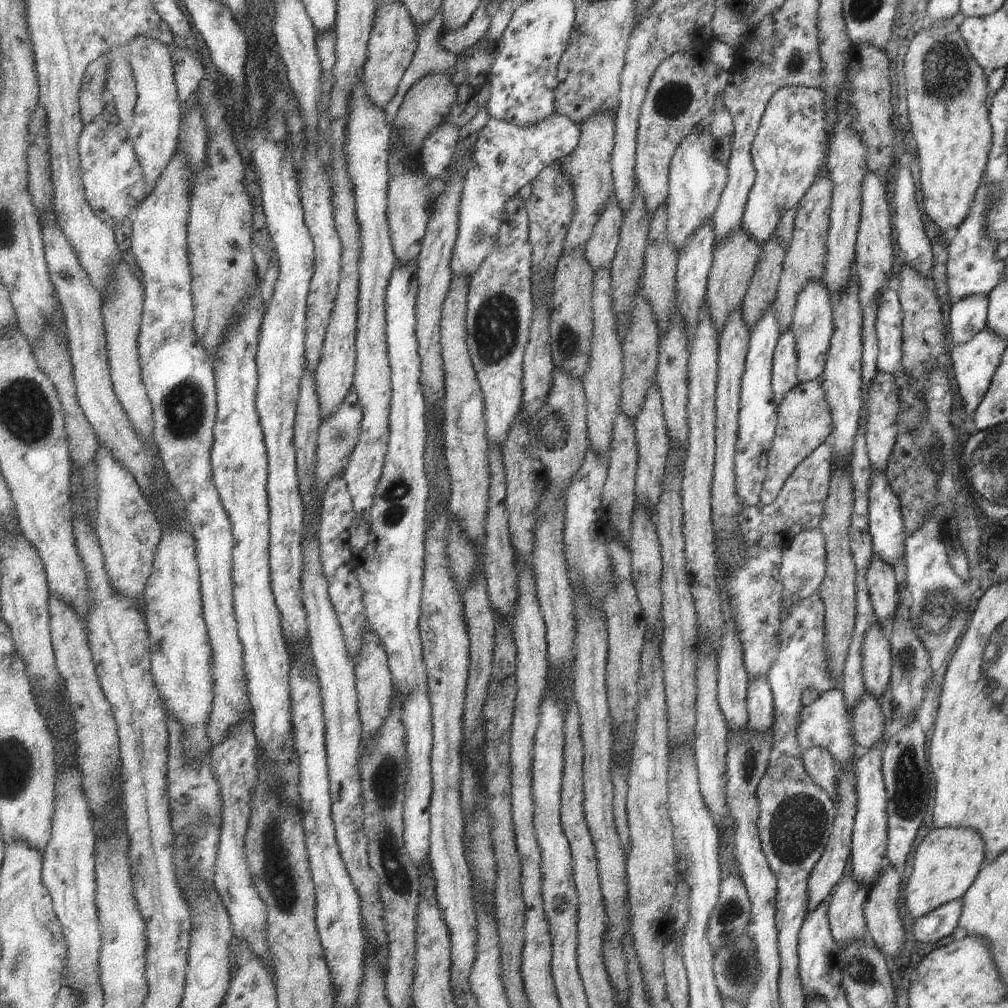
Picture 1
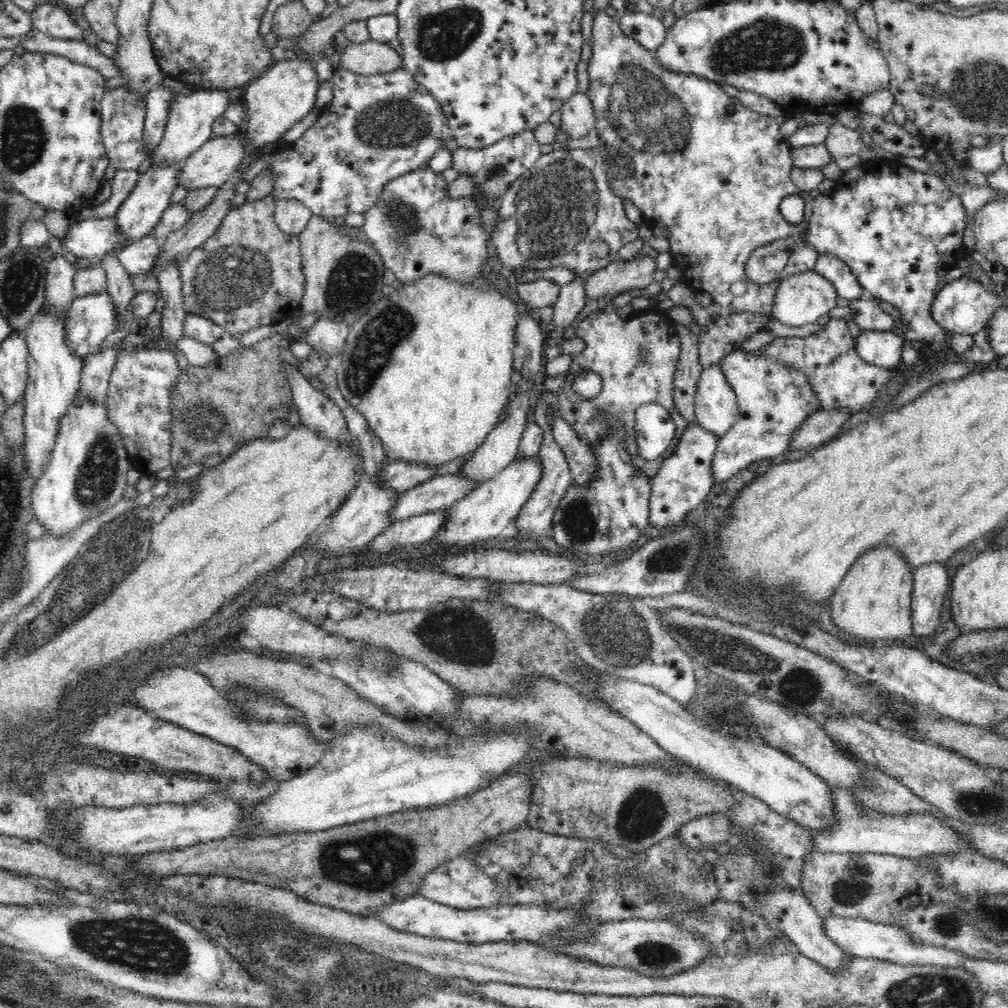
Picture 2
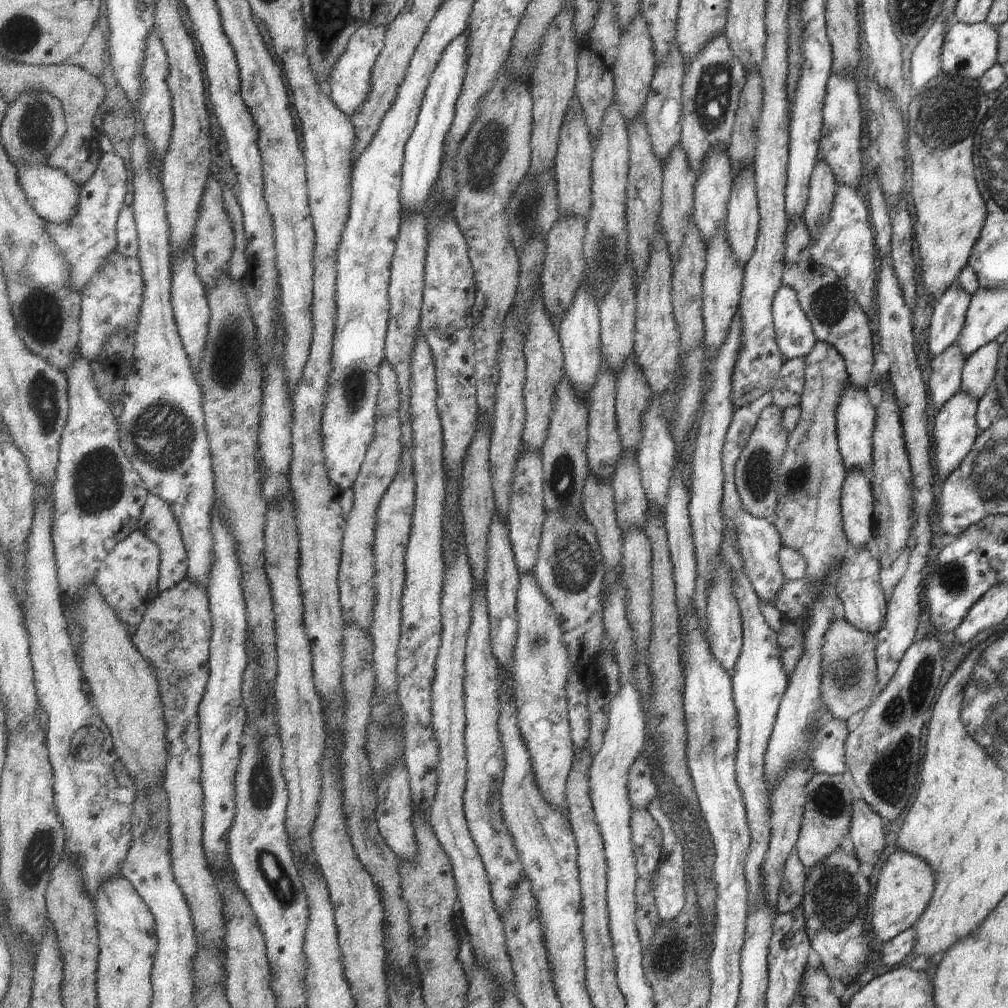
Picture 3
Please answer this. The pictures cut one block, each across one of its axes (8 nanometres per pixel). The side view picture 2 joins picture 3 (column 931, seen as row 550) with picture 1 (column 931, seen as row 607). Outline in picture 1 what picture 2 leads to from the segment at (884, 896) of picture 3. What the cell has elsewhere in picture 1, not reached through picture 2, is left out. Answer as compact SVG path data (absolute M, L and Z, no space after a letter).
M933 828L921 840L915 854L911 874L903 892L909 917L919 918L943 904L961 899L983 864L985 856L981 836L971 828Z

